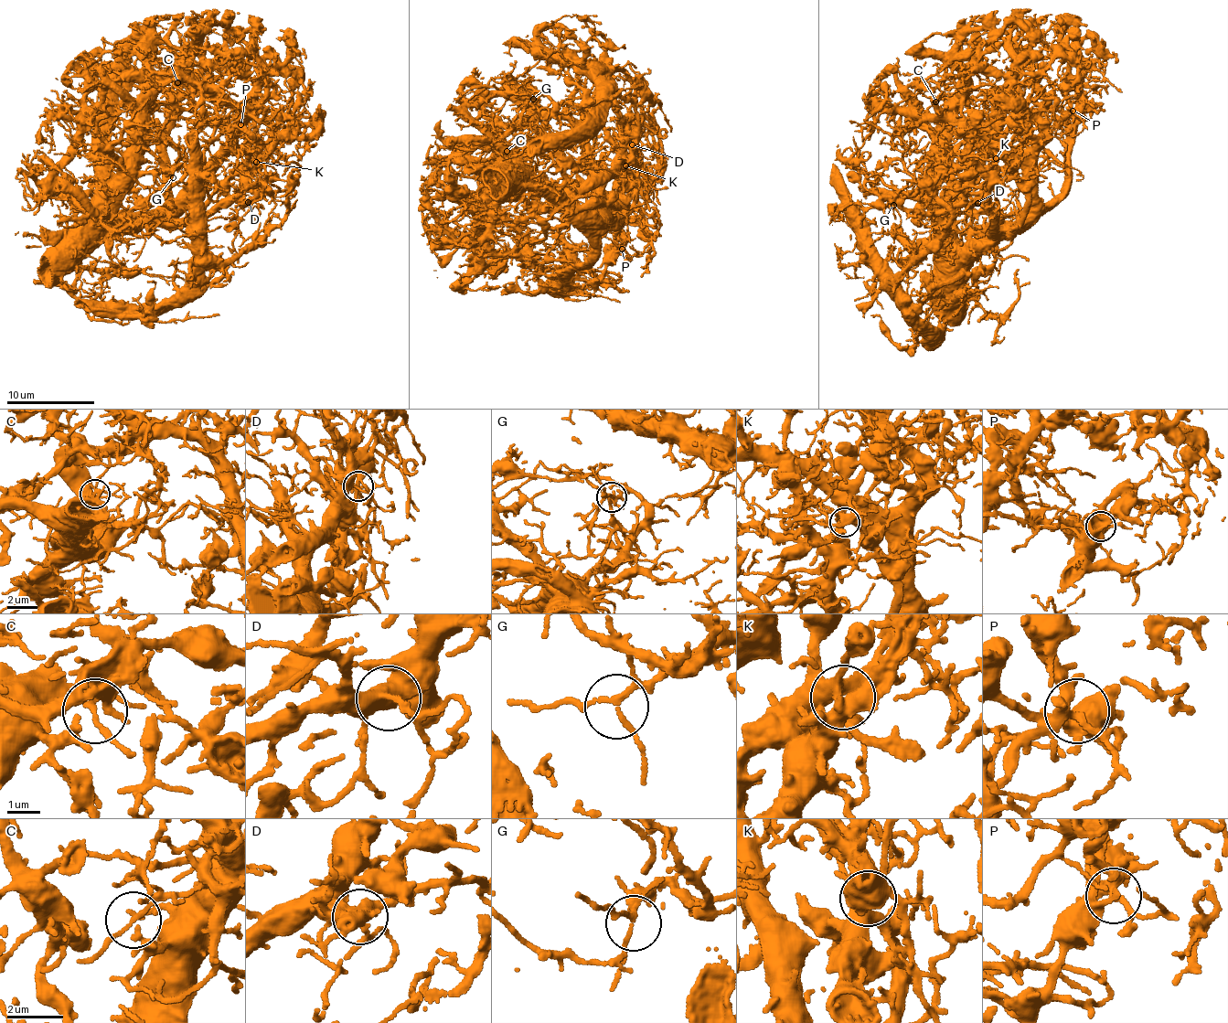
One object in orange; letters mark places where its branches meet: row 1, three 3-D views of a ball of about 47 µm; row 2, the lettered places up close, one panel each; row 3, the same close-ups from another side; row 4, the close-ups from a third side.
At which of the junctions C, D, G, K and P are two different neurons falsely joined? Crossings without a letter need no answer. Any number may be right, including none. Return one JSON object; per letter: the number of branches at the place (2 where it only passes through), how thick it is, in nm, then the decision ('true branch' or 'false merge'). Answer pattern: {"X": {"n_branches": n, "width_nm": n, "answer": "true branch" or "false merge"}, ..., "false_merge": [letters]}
{"C": {"n_branches": 3, "width_nm": 120, "answer": "true branch"}, "D": {"n_branches": 2, "width_nm": 340, "answer": "true branch"}, "G": {"n_branches": 4, "width_nm": 150, "answer": "true branch"}, "K": {"n_branches": 5, "width_nm": 380, "answer": "true branch"}, "P": {"n_branches": 5, "width_nm": 320, "answer": "true branch"}, "false_merge": []}

